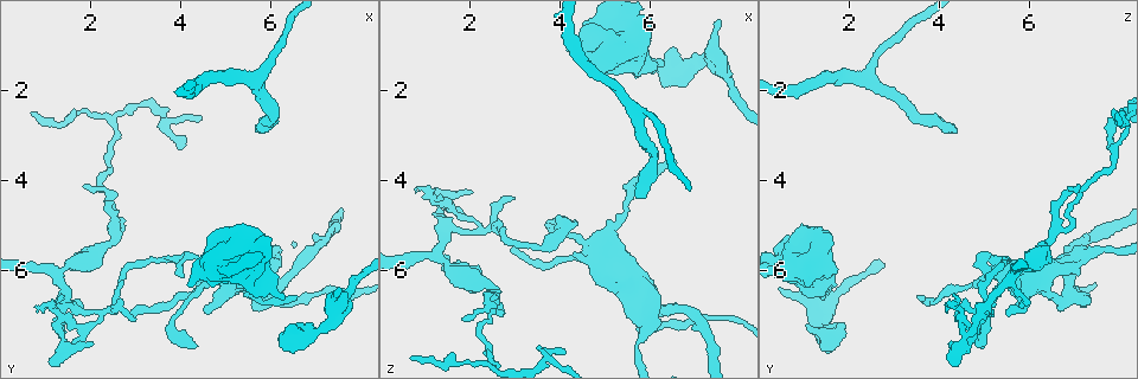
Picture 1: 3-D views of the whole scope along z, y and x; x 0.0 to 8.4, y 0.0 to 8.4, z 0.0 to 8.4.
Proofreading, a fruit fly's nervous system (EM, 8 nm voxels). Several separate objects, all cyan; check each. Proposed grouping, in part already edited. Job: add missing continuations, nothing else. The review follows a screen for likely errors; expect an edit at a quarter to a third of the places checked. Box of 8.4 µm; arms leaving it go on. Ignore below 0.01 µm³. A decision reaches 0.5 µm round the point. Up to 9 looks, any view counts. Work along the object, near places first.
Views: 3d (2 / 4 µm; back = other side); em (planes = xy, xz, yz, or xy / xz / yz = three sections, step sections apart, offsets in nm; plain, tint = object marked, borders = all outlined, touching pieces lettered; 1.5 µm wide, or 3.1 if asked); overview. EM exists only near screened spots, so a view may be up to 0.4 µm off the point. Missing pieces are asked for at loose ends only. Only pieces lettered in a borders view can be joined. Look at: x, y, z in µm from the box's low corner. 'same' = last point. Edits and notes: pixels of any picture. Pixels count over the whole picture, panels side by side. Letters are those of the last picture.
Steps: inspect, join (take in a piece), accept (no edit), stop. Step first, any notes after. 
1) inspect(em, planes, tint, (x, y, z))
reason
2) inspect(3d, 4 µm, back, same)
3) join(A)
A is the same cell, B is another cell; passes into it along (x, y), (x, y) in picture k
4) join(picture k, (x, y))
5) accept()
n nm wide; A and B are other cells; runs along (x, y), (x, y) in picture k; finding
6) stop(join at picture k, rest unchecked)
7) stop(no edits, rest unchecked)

inspect(em, planes, borders, (4.25, 6.35, 1.05))
stops while still wide

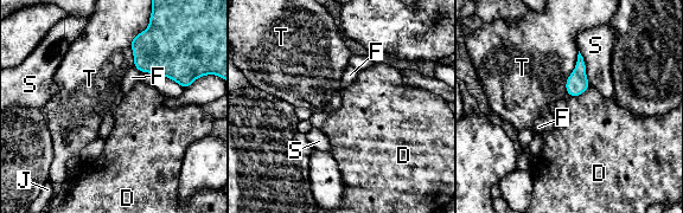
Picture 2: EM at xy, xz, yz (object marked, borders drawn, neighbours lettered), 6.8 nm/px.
accept()
T touches over 340 nm; D, F, J, S and T are other cells; border along (589, 86), (581, 94), (572, 97) in picture 2; none of them fits

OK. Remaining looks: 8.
inspect(em, yz, step 4, borders, (6.35, 6.65, 1.50))
stops while still wide

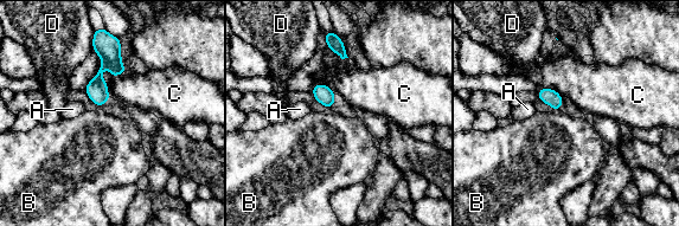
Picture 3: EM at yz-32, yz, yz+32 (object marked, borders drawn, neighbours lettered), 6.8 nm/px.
accept()
C touches over 170 nm; A, B, C and D are other cells; border along (553, 109), (558, 110) in picture 3; none of them fits

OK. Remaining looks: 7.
inspect(3d, 2 µm, (4.35, 5.65, 4.95))
branch stops here

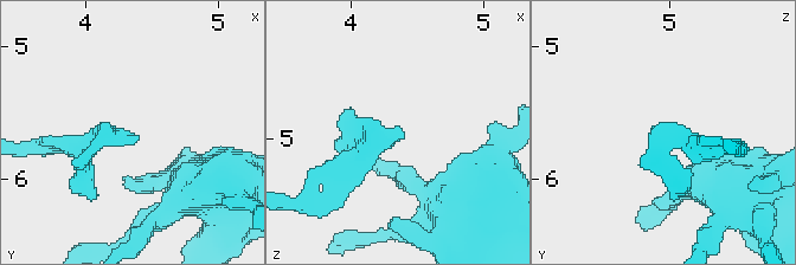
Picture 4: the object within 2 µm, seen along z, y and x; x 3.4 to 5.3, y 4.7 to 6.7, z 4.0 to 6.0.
inspect(em, xz, step 8, borders, (4.38, 5.70, 4.96))

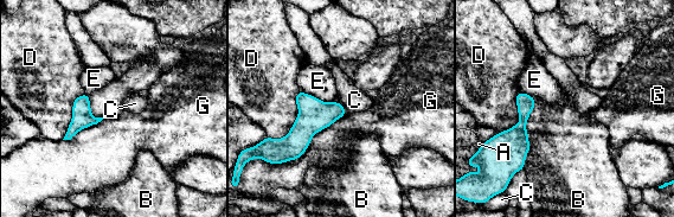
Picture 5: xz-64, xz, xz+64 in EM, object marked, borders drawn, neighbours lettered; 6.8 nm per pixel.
accept()
G touches over 550 nm; A, B, C, D, E and G are other cells; border along (534, 97), (524, 168) in picture 5; none of them fits

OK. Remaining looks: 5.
inspect(em, xz, step 4, tint, (1.80, 6.80, 5.85))
branch stops here

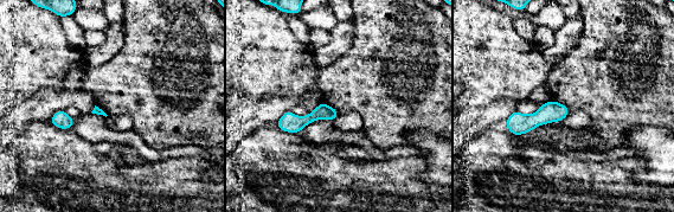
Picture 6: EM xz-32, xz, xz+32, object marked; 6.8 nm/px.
inspect(em, yz, step 8, borders, same)

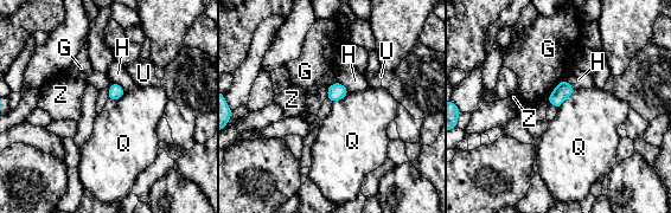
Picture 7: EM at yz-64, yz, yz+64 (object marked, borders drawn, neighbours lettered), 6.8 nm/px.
accept()
110 nm wide; G, H, Q, U and Z are other cells; border along (574, 90), (557, 110) in picture 7; none of them fits

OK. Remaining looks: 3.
stop(no edits, rest unchecked)

